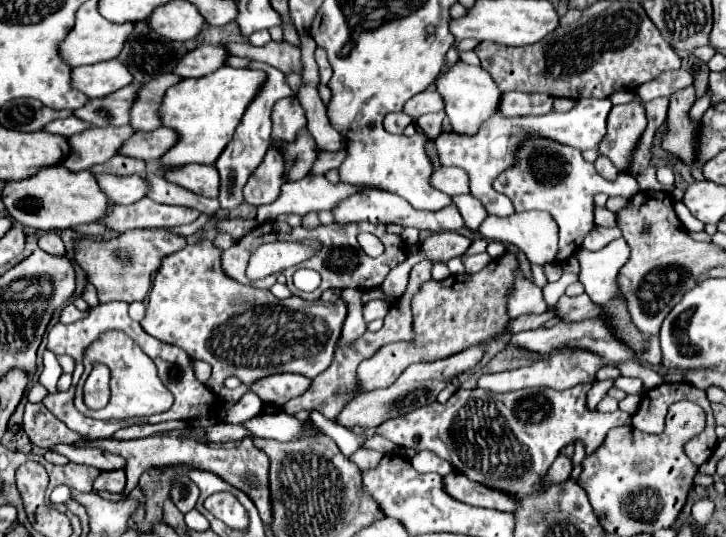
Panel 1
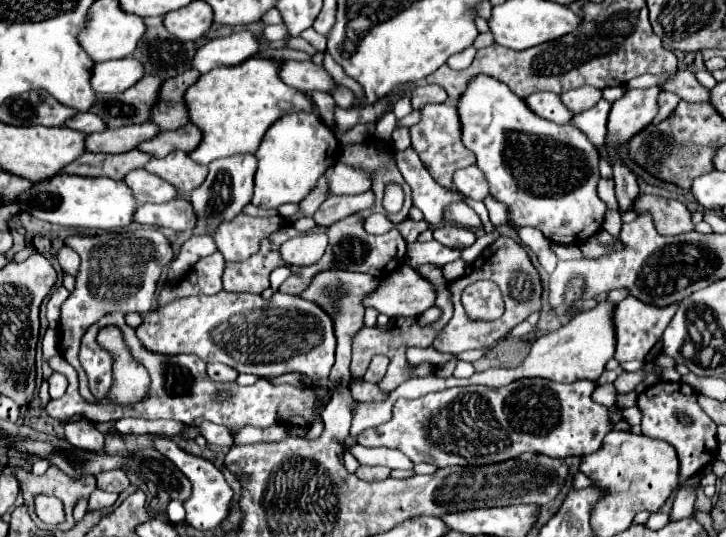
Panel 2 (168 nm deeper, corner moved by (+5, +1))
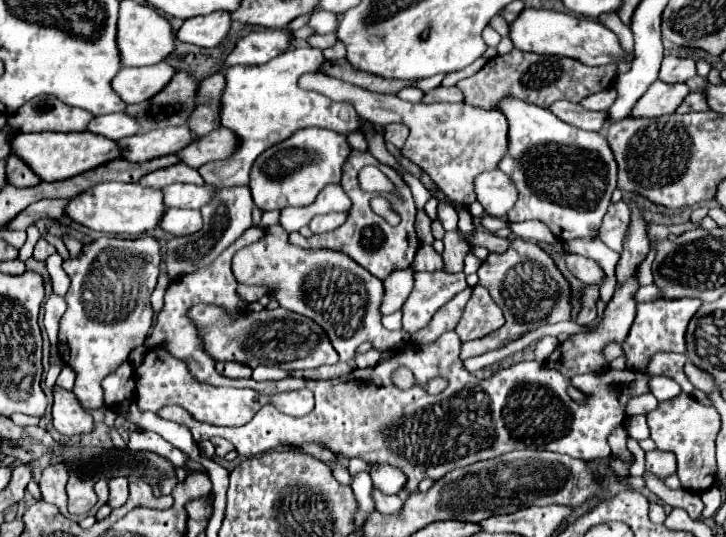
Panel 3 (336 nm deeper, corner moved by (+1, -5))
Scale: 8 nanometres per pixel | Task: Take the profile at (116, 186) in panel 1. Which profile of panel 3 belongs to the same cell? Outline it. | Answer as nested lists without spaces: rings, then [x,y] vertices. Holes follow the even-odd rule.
[[[174,183],[164,189],[164,203],[168,207],[182,207],[182,209],[200,209],[208,199],[212,199],[212,187],[208,185],[180,185]]]

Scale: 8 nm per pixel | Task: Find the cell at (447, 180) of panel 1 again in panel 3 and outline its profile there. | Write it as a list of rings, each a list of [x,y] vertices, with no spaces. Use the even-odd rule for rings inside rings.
[[[486,171],[476,177],[476,195],[482,207],[492,217],[506,217],[518,201],[516,185],[502,171]]]

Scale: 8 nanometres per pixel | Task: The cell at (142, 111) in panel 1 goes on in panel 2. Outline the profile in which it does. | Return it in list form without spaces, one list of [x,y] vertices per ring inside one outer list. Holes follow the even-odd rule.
[[[190,69],[180,73],[178,77],[166,79],[160,87],[160,105],[152,109],[152,123],[160,125],[160,129],[178,129],[188,123],[188,113],[184,107],[184,91],[198,79],[198,71]]]

